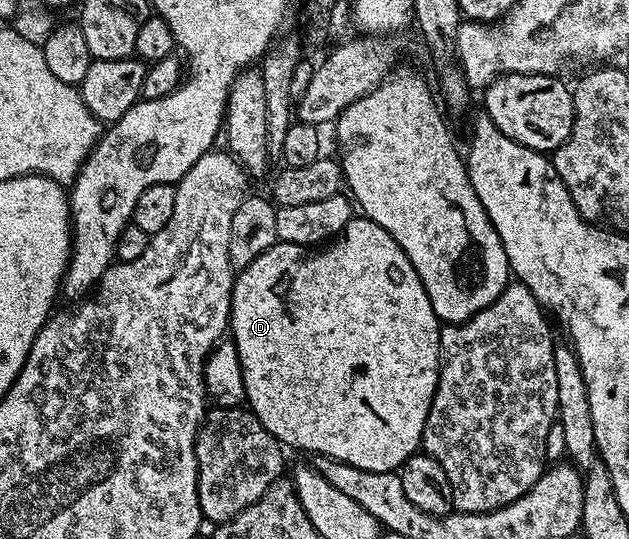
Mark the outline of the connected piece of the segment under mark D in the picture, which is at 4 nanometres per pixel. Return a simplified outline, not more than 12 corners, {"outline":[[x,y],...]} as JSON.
{"outline":[[362,215],[238,270],[229,337],[288,450],[420,448],[441,322]]}

